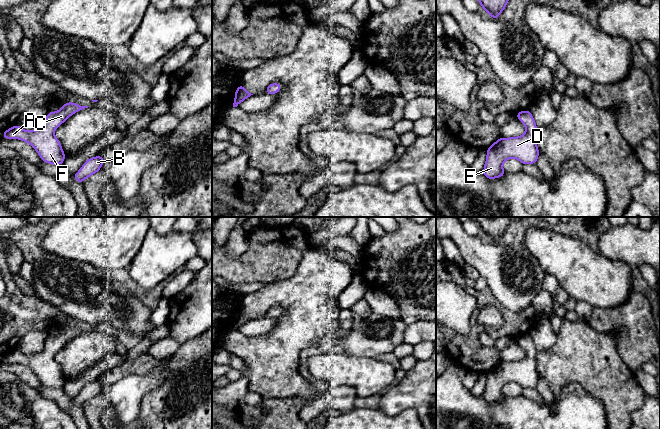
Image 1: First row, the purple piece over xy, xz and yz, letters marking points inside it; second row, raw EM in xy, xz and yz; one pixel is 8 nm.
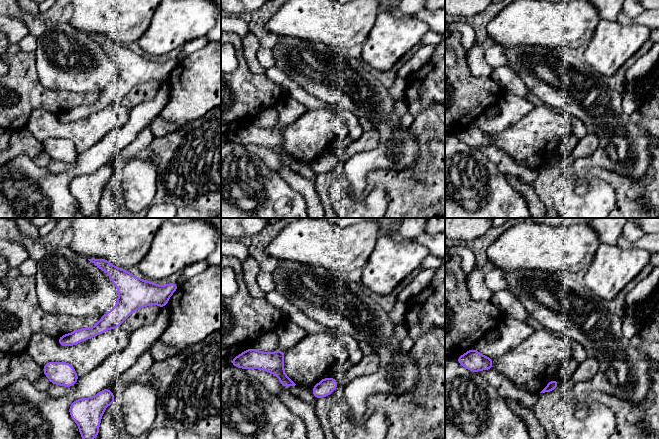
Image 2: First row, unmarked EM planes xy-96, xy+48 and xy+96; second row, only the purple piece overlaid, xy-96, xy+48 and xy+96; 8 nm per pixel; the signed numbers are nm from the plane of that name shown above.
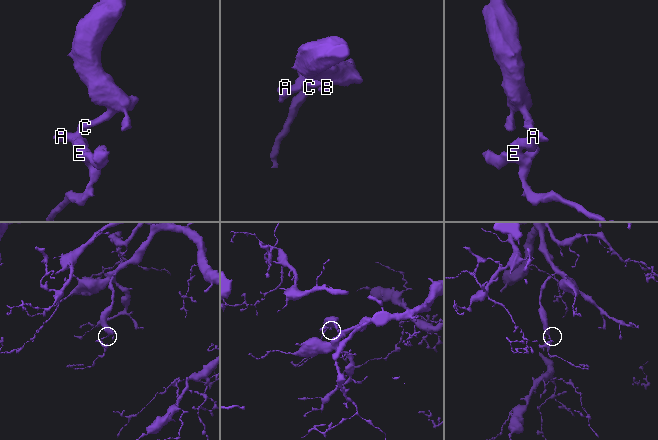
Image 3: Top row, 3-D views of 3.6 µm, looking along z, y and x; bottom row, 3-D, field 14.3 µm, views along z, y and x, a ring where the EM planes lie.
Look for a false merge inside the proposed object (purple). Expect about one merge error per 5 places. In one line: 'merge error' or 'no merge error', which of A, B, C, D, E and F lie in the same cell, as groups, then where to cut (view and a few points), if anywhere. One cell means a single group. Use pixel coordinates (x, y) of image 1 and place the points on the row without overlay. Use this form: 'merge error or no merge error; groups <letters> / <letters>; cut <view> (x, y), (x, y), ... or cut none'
no merge error; groups A B C D E F; cut none

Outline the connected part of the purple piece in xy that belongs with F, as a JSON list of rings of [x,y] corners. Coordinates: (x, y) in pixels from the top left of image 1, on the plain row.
[[[67,326],[57,336],[48,336],[44,350],[38,354],[27,355],[18,348],[6,354],[1,361],[6,363],[20,363],[29,367],[39,378],[43,386],[62,389],[65,377],[60,365],[55,361],[55,353],[64,347],[72,338],[88,332],[73,326]]]

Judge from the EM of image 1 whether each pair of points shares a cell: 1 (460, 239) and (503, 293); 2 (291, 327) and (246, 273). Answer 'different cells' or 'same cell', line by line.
1: same cell
2: different cells

